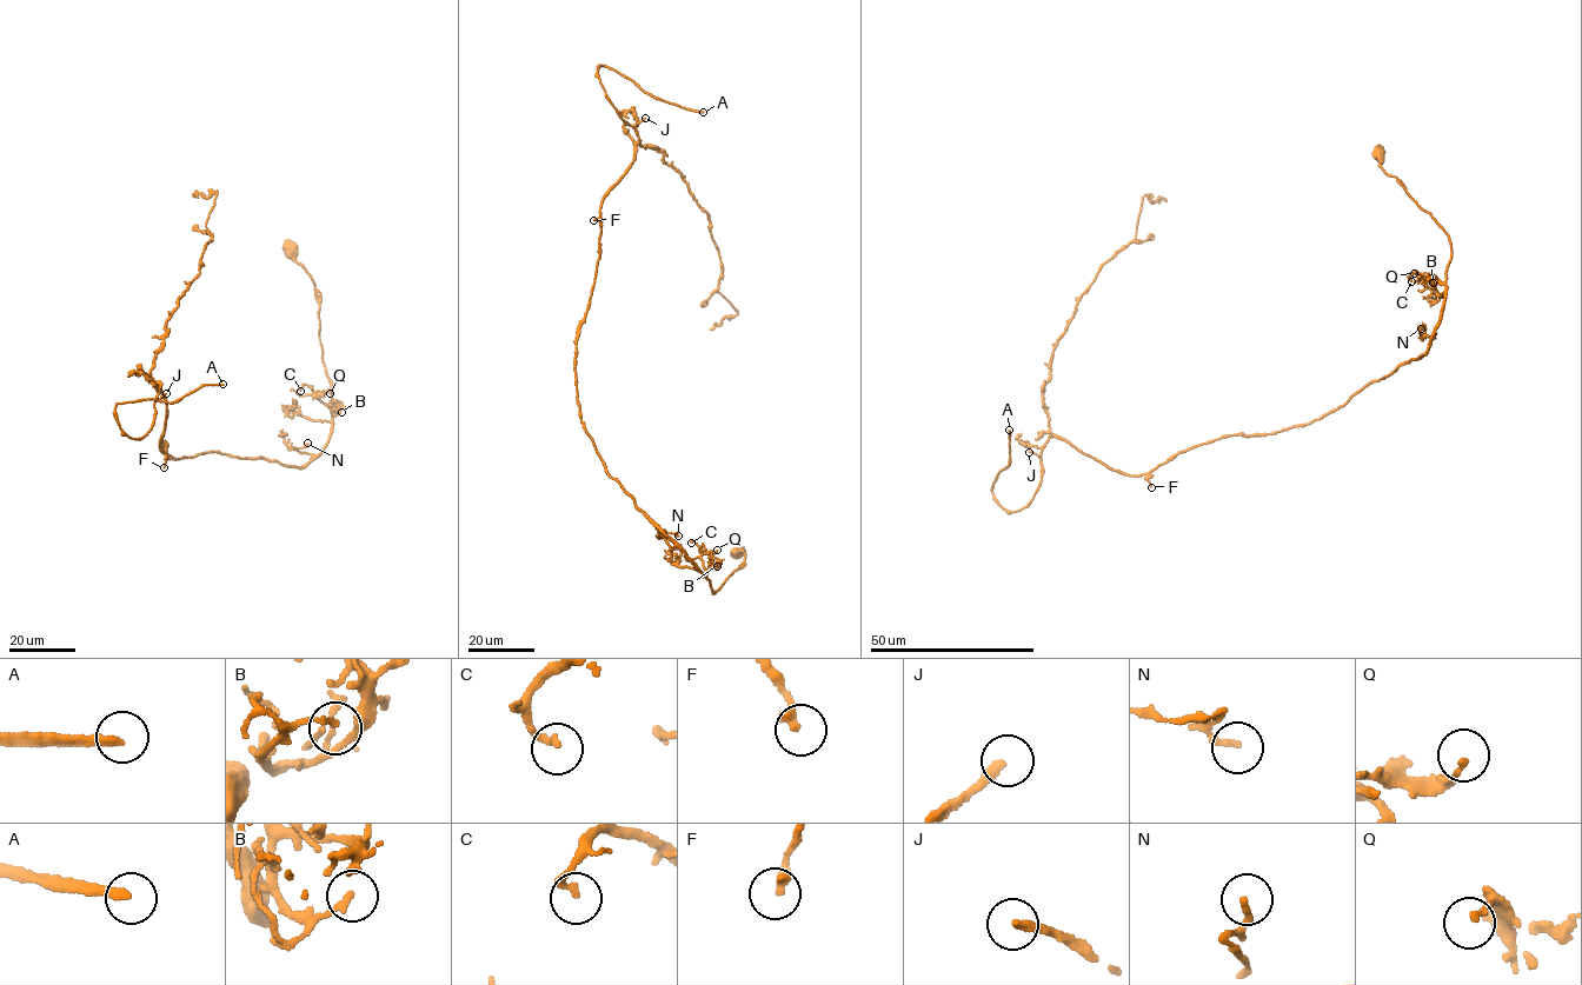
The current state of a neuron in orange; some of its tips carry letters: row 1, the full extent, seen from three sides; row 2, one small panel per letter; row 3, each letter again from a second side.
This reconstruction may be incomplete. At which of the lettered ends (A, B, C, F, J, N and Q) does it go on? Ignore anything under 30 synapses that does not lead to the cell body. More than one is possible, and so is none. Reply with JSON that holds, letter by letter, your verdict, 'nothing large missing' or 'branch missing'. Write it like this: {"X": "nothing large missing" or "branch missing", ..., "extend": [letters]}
{"A": "branch missing", "B": "nothing large missing", "C": "nothing large missing", "F": "nothing large missing", "J": "branch missing", "N": "nothing large missing", "Q": "nothing large missing", "extend": ["A", "J"]}

